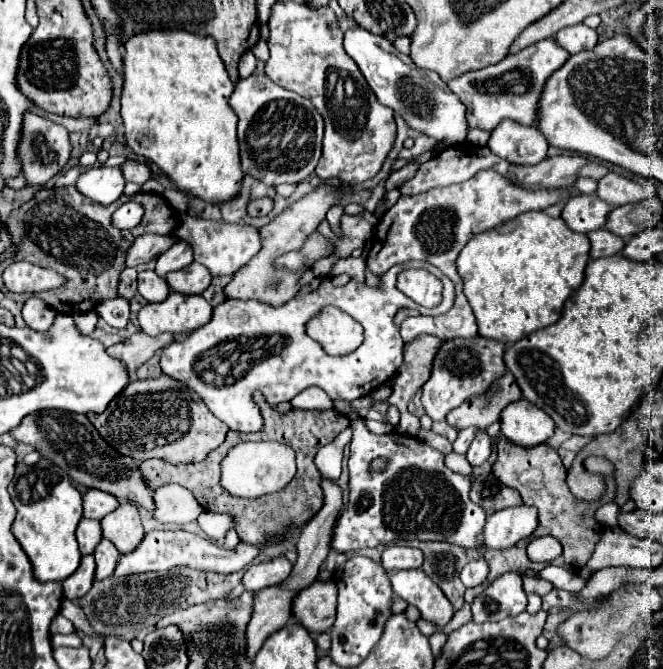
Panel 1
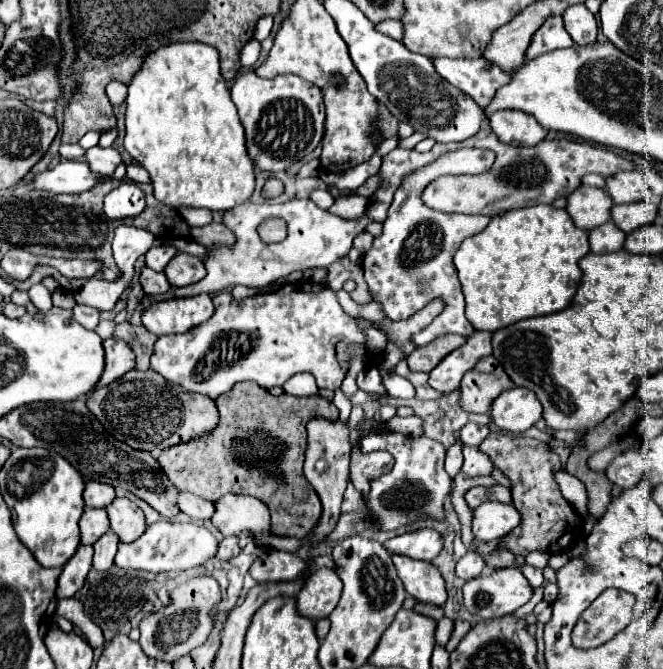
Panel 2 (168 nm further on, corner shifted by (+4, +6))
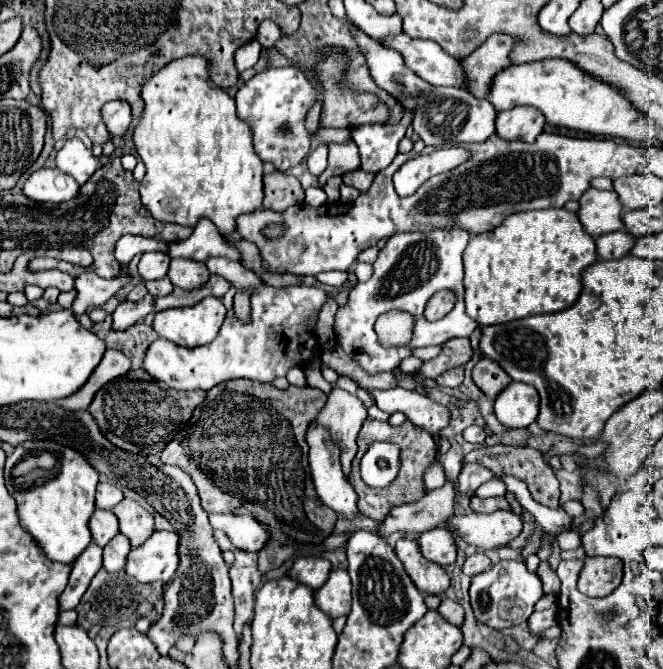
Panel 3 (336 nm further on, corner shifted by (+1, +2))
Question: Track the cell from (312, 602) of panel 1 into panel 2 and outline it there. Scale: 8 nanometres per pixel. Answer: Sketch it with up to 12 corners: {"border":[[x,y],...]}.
{"border":[[333,568],[315,570],[297,594],[297,610],[327,618],[343,582]]}

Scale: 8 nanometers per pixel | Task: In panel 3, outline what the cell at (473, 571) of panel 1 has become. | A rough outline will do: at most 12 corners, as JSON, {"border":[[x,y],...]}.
{"border":[[476,552],[466,558],[462,572],[466,576],[490,568],[490,558]]}

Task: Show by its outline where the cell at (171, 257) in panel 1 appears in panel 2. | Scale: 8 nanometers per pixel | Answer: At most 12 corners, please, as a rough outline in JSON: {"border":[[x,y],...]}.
{"border":[[153,246],[145,254],[145,266],[163,272],[177,254],[173,246]]}

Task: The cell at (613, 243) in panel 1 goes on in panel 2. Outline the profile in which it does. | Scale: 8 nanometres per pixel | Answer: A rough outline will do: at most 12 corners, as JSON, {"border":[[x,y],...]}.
{"border":[[613,222],[589,232],[591,252],[607,254],[623,248],[625,232]]}

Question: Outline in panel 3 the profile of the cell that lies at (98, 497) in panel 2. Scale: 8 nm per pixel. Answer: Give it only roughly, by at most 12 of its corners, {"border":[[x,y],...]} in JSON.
{"border":[[98,484],[96,508],[112,510],[122,492],[112,484]]}

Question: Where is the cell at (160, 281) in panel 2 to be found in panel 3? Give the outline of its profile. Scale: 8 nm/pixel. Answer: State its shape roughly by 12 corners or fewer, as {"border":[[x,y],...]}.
{"border":[[168,278],[150,280],[146,288],[152,296],[168,296],[172,282]]}

